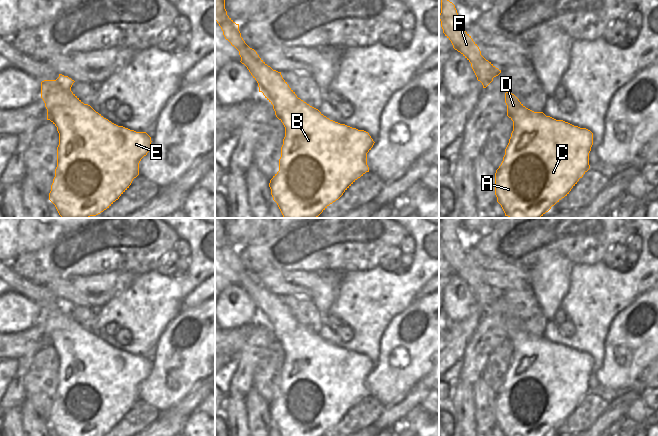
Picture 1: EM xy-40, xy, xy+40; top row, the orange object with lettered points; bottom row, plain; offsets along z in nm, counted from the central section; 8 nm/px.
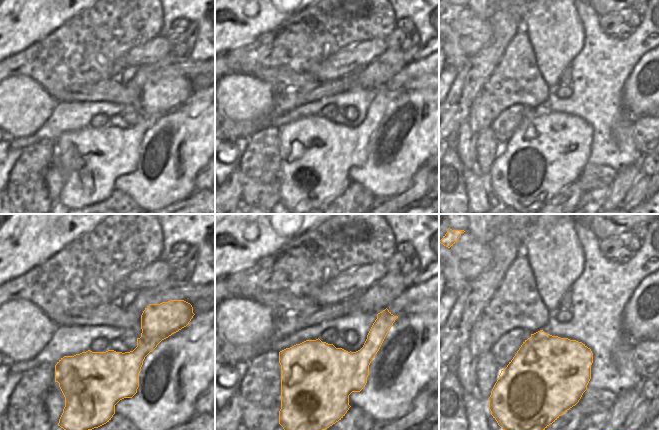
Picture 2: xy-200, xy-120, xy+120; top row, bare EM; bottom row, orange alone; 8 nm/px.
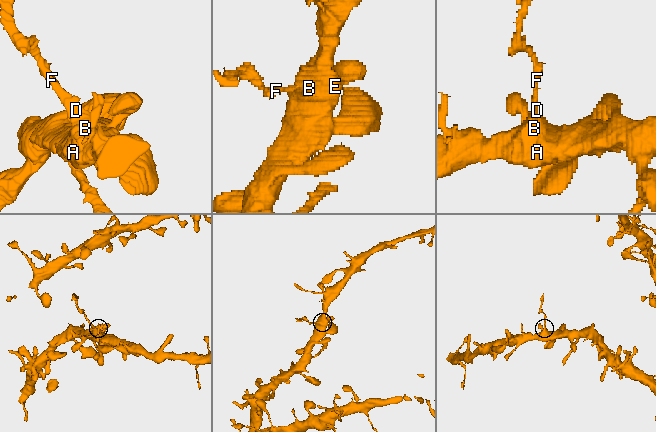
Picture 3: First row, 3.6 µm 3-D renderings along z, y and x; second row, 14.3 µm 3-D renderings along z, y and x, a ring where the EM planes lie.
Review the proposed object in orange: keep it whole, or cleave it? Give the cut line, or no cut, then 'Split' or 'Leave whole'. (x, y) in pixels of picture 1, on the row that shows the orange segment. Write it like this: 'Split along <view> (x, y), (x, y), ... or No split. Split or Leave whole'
Split along xy+40 (499, 70), (489, 80), (481, 82). Split

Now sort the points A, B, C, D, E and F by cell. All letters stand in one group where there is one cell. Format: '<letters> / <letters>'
A B C D E / F

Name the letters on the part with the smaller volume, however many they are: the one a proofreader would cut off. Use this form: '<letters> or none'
F

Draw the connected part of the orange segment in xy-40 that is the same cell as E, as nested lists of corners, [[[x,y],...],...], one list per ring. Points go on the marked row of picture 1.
[[[59,74],[56,80],[41,82],[41,98],[50,120],[59,133],[57,167],[49,200],[61,218],[89,218],[109,208],[139,175],[139,163],[151,149],[151,137],[118,126],[90,105],[84,104],[72,91],[75,81]]]

